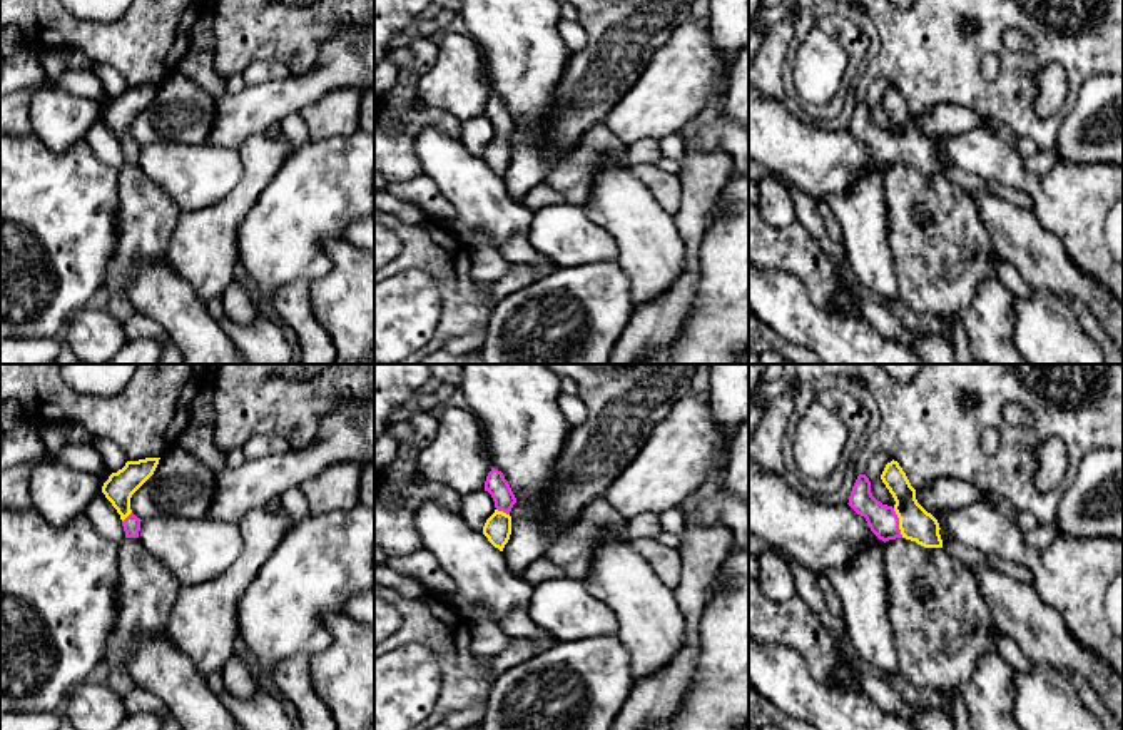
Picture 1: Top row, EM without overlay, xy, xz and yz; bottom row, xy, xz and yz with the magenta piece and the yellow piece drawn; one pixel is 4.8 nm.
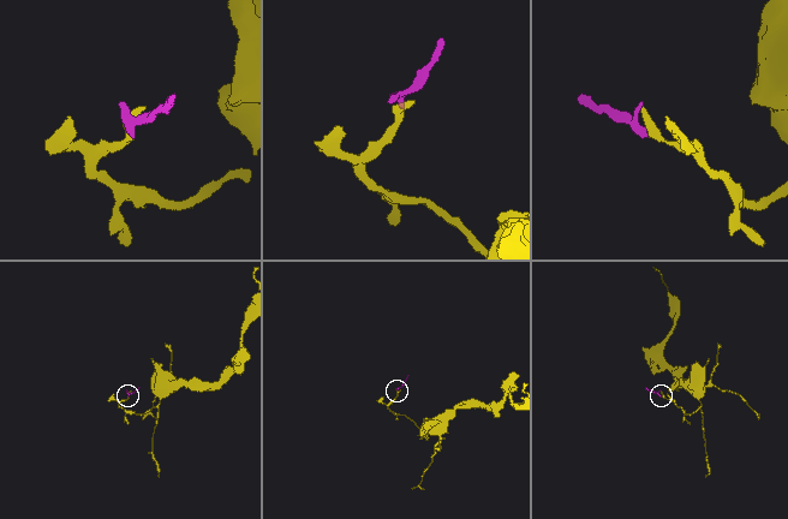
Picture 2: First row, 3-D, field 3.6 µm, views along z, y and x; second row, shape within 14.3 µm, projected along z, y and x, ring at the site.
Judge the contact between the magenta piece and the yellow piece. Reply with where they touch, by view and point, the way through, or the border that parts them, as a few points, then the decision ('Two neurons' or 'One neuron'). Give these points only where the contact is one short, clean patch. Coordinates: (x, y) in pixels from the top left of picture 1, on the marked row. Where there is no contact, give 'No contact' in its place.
Touches magenta at yz (898, 523). Path across: yz (881, 518), (888, 523), (898, 523), (918, 525). One neuron

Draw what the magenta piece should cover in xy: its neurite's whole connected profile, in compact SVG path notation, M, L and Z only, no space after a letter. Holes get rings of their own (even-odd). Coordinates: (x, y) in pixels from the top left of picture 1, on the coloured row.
M160 458L127 461L122 469L112 473L102 486L102 493L117 509L125 538L139 538L140 518L130 509L132 494L154 474Z

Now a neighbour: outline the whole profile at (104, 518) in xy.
M100 491L87 506L85 515L94 530L109 541L120 543L125 538L120 515Z

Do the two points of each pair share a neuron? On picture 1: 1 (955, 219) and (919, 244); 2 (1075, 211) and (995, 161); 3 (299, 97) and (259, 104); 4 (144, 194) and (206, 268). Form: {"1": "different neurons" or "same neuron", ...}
{"1": "same neuron", "2": "same neuron", "3": "same neuron", "4": "different neurons"}

